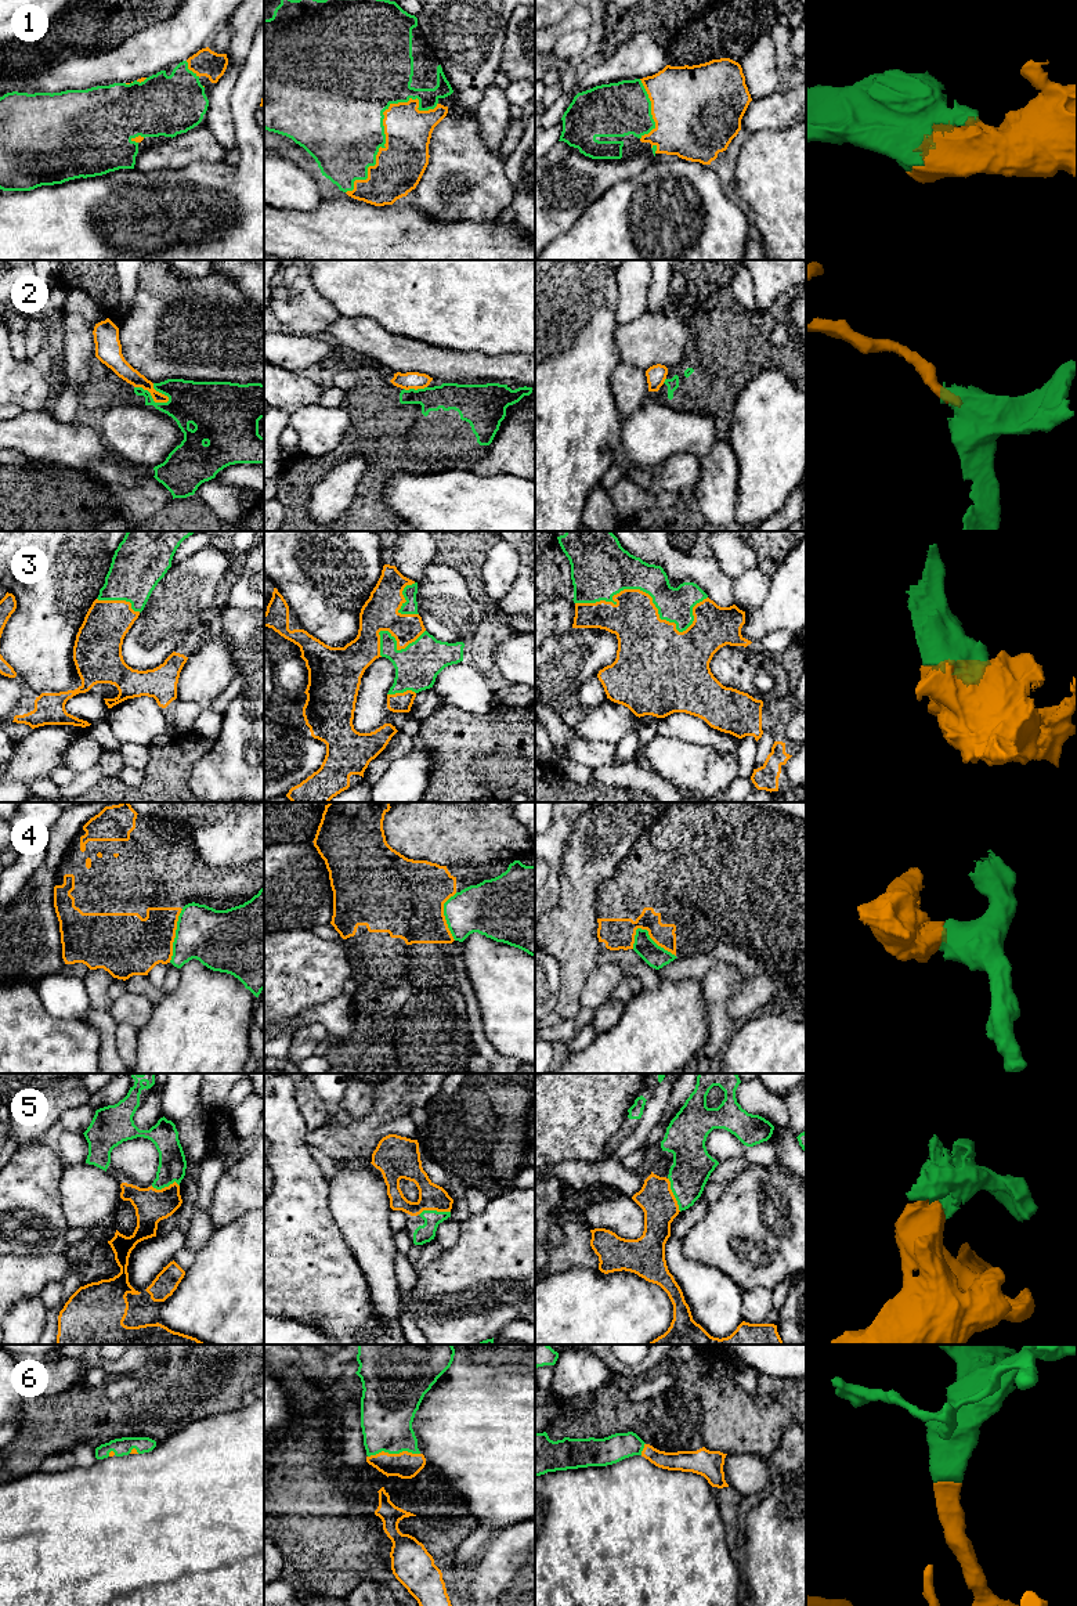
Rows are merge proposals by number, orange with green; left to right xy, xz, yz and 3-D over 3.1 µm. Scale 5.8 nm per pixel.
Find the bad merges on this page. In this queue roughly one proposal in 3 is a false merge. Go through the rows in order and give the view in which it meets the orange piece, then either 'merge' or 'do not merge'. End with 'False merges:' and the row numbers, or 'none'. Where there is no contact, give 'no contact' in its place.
1: contact in xz; merge
2: contact in xy; do not merge
3: contact in yz; merge
4: contact in yz; do not merge
5: contact in yz; merge
6: contact in xz; merge
False merges: 2, 4

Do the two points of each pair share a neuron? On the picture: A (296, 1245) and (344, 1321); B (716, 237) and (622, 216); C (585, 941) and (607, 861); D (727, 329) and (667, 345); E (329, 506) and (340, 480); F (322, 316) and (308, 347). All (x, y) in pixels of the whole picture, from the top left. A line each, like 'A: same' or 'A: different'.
A: same
B: same
C: same
D: different
E: same
F: different

